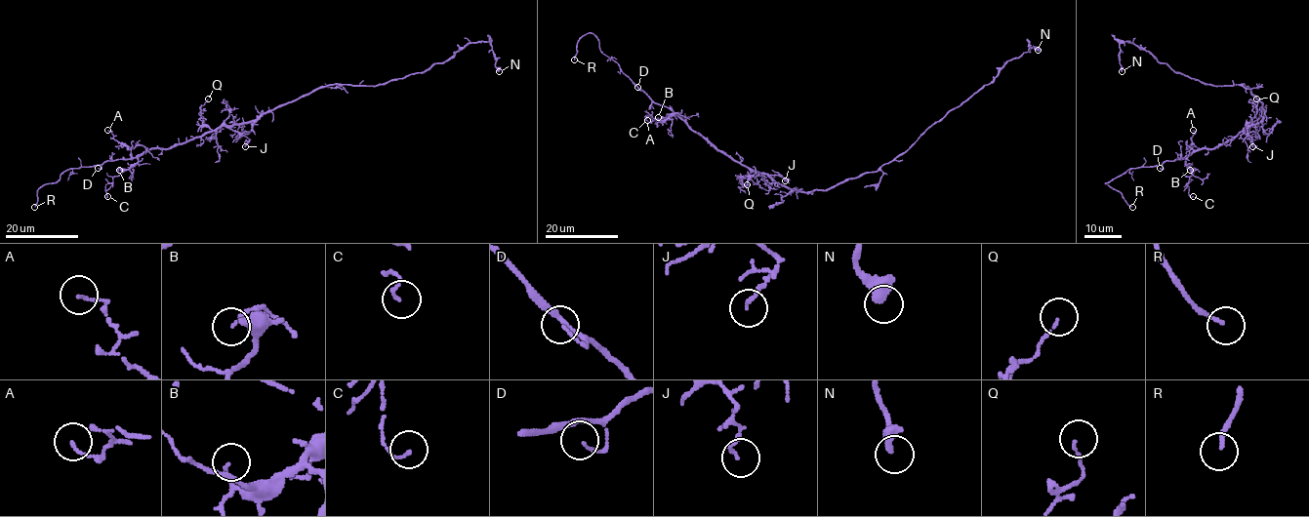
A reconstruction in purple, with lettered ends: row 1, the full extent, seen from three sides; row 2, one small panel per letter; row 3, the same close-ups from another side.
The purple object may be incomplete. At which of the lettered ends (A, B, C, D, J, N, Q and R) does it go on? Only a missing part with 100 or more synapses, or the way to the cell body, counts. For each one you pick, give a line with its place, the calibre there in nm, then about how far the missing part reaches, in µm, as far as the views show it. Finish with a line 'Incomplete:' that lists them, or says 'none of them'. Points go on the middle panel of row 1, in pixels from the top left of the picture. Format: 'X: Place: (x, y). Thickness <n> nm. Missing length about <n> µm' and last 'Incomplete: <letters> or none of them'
R: Place: (574, 59). Thickness 140 nm. Missing length about 6 µm
Incomplete: R

